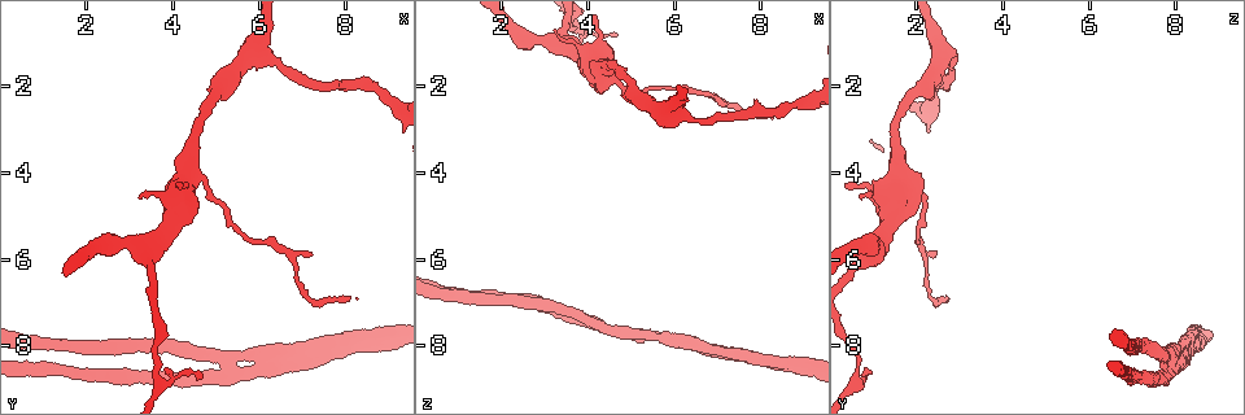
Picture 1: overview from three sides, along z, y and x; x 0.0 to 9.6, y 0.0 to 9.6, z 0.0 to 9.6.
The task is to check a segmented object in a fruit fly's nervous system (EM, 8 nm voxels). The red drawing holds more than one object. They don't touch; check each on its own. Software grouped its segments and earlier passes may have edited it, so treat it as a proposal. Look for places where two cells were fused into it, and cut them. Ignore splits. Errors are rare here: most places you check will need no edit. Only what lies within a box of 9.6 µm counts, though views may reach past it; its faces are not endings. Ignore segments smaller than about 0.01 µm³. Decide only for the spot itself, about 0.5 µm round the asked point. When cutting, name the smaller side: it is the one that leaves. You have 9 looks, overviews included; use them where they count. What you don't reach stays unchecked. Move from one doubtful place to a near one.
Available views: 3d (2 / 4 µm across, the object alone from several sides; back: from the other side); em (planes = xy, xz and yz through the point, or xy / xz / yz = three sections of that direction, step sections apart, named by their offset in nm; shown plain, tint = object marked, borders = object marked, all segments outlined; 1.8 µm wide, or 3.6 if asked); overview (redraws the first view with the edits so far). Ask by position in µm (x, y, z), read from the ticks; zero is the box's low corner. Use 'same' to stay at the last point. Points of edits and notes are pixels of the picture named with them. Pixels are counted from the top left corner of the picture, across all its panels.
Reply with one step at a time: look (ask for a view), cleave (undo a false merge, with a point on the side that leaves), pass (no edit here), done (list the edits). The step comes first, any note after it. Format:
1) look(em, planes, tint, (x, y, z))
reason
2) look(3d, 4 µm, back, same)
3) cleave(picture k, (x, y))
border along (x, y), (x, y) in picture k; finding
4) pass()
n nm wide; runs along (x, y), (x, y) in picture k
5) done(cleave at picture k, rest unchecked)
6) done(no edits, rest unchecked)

look(3d, 4 µm, (6.00, 8.40, 7.85))
two arms at a narrow angle

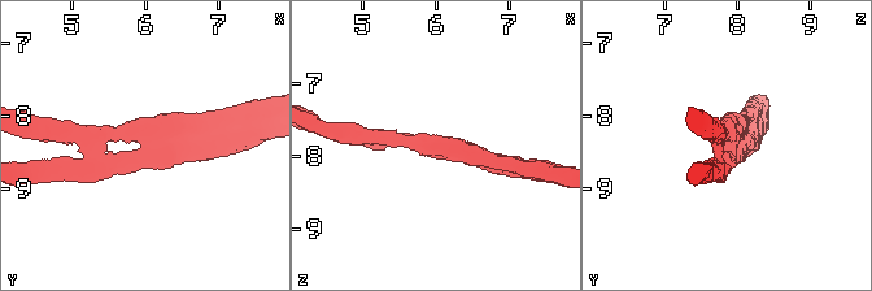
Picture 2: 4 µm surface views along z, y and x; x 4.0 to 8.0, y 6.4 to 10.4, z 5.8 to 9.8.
look(em, xz, step 8, tint, (6.10, 8.30, 7.90))
3 arms; arms of 200, 220, 280 nm; need the tissue

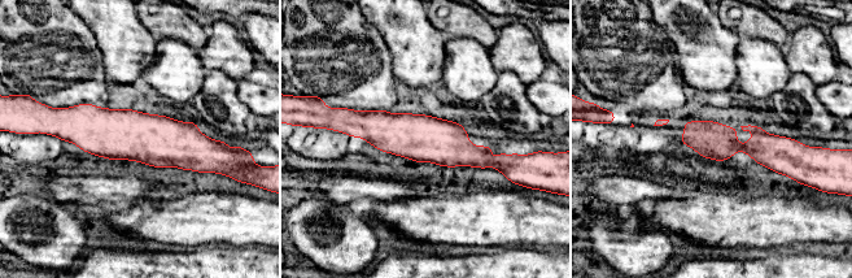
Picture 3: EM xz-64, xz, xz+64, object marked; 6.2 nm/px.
look(em, yz, step 16, tint, same)
another direction

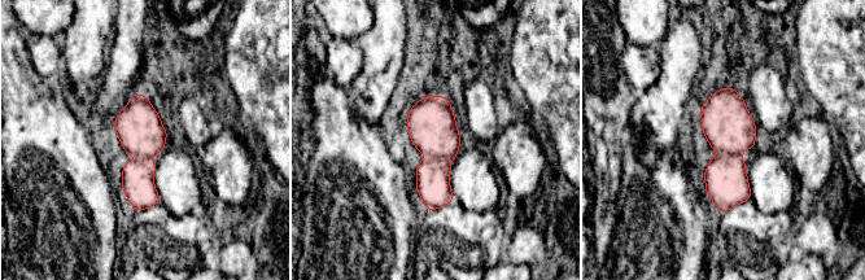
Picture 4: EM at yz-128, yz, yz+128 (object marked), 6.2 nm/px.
pass()
one cell here

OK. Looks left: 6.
look(em, 3.6 µm, yz, step 4, tint, (4.25, 4.20, 1.60))
a fork

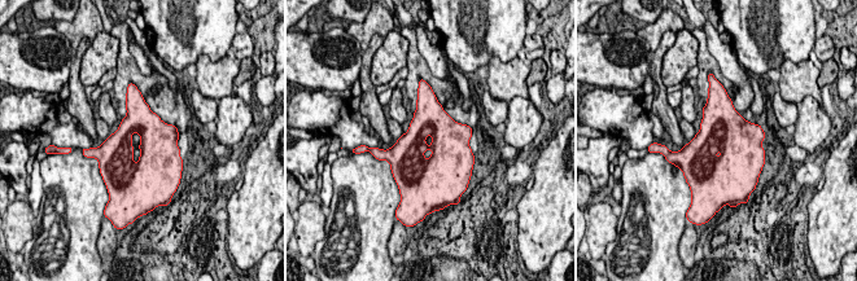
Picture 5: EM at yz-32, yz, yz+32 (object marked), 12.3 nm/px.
look(em, 3.6 µm, planes, tint, same)
another direction

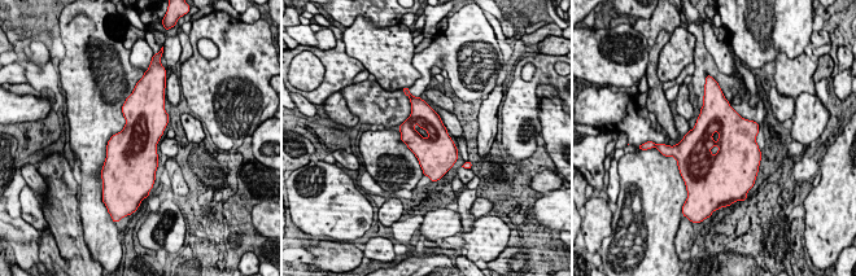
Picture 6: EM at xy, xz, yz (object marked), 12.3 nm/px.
pass()
550 nm wide; one cell here

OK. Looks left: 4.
look(em, planes, tint, (5.80, 1.30, 2.70))
arms part here

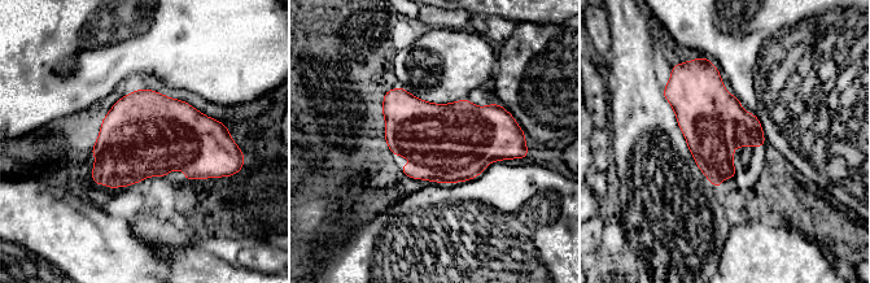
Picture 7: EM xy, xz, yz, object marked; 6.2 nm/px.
pass()
continuous, no second cell

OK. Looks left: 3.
look(3d, 4 µm, (3.70, 8.80, 0.60))
abrupt turn

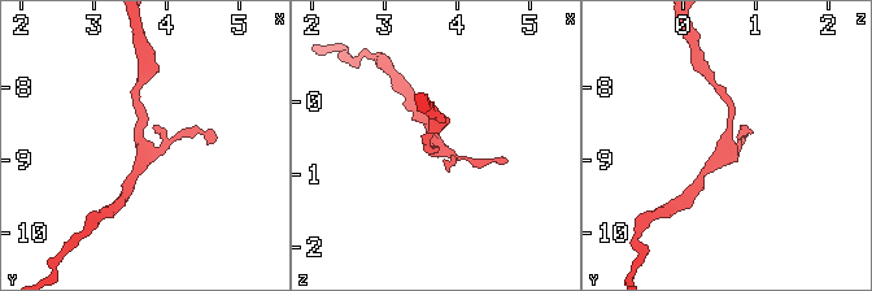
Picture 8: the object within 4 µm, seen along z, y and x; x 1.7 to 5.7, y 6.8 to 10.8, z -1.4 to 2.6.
look(em, planes, tint, (3.65, 8.85, 0.60))
shape alone is not enough

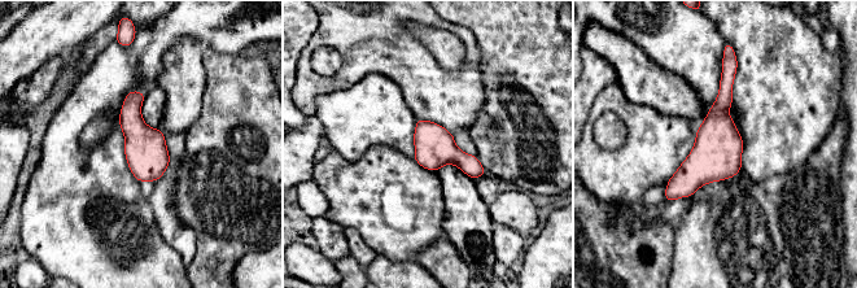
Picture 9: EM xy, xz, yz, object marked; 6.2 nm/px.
pass()
runs along (725, 68), (717, 149), (670, 197) in picture 9; all the same cell

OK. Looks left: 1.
done(no edits, rest unchecked)

